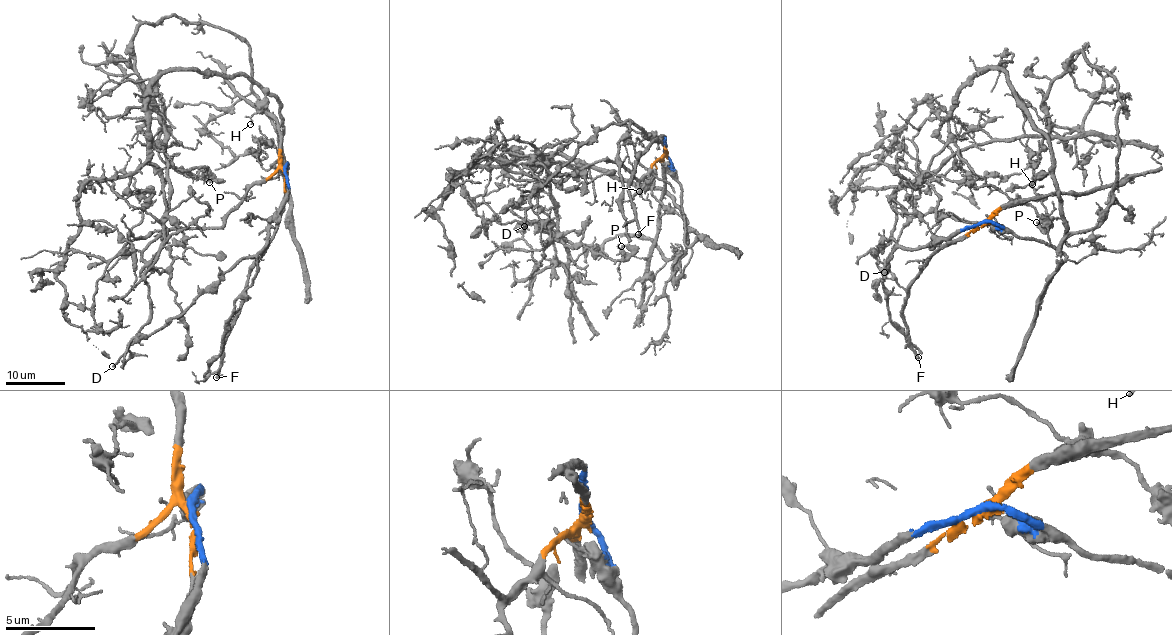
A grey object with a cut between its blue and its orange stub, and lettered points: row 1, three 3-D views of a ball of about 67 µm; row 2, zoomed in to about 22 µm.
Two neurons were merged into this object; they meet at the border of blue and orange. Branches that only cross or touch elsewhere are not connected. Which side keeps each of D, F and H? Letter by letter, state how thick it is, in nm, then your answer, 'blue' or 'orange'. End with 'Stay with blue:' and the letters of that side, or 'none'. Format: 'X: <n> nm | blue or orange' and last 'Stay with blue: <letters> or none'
D: 200 nm | blue
F: 220 nm | orange
H: 90 nm | blue
Stay with blue: D, H

